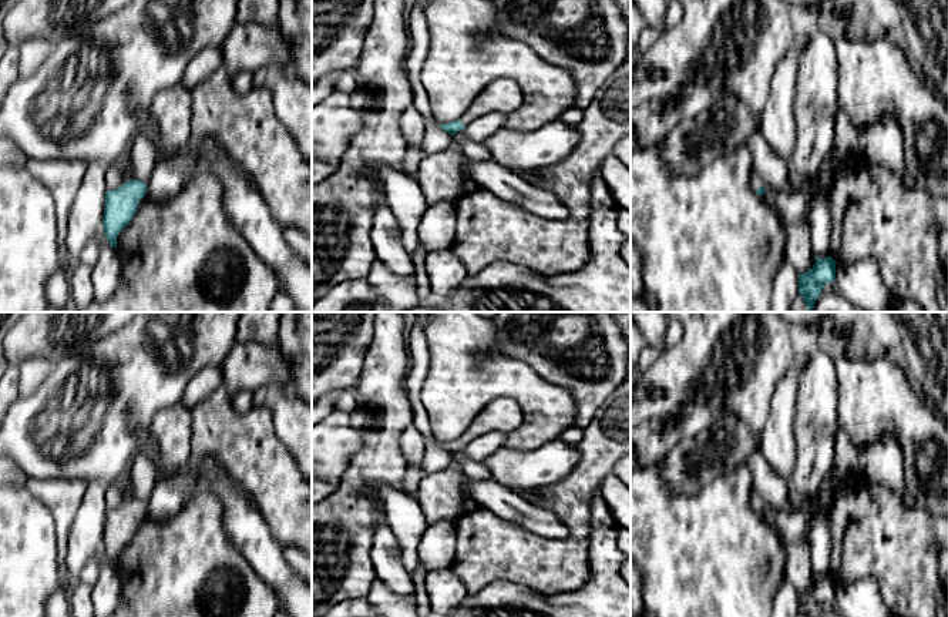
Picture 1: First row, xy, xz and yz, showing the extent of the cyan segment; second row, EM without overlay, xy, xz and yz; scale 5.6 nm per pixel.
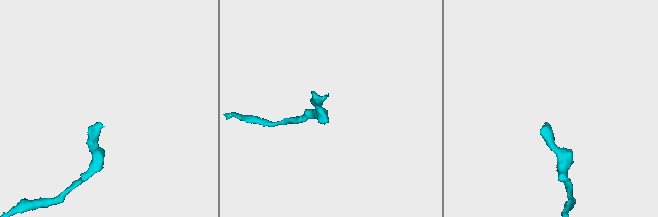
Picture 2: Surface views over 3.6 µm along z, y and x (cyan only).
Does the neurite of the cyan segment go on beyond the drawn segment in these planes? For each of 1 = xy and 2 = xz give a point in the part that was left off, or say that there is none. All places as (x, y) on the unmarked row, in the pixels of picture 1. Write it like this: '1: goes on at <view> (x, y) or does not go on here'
1: does not go on here
2: goes on at xz (506, 415)

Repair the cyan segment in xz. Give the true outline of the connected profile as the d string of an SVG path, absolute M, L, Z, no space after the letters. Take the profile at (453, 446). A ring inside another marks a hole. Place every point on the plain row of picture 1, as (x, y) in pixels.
M497 398L490 402L473 420L465 433L453 442L440 443L440 446L454 455L464 449L475 437L488 432L512 432L524 422L524 410L520 403L510 398Z

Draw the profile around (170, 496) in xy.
M189 457L177 475L158 479L148 499L145 517L167 520L178 514L192 497L199 476L199 459Z

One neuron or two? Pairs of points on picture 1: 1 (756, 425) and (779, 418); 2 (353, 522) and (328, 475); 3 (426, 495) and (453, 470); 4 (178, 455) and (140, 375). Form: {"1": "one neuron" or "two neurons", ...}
{"1": "two neurons", "2": "two neurons", "3": "one neuron", "4": "two neurons"}

